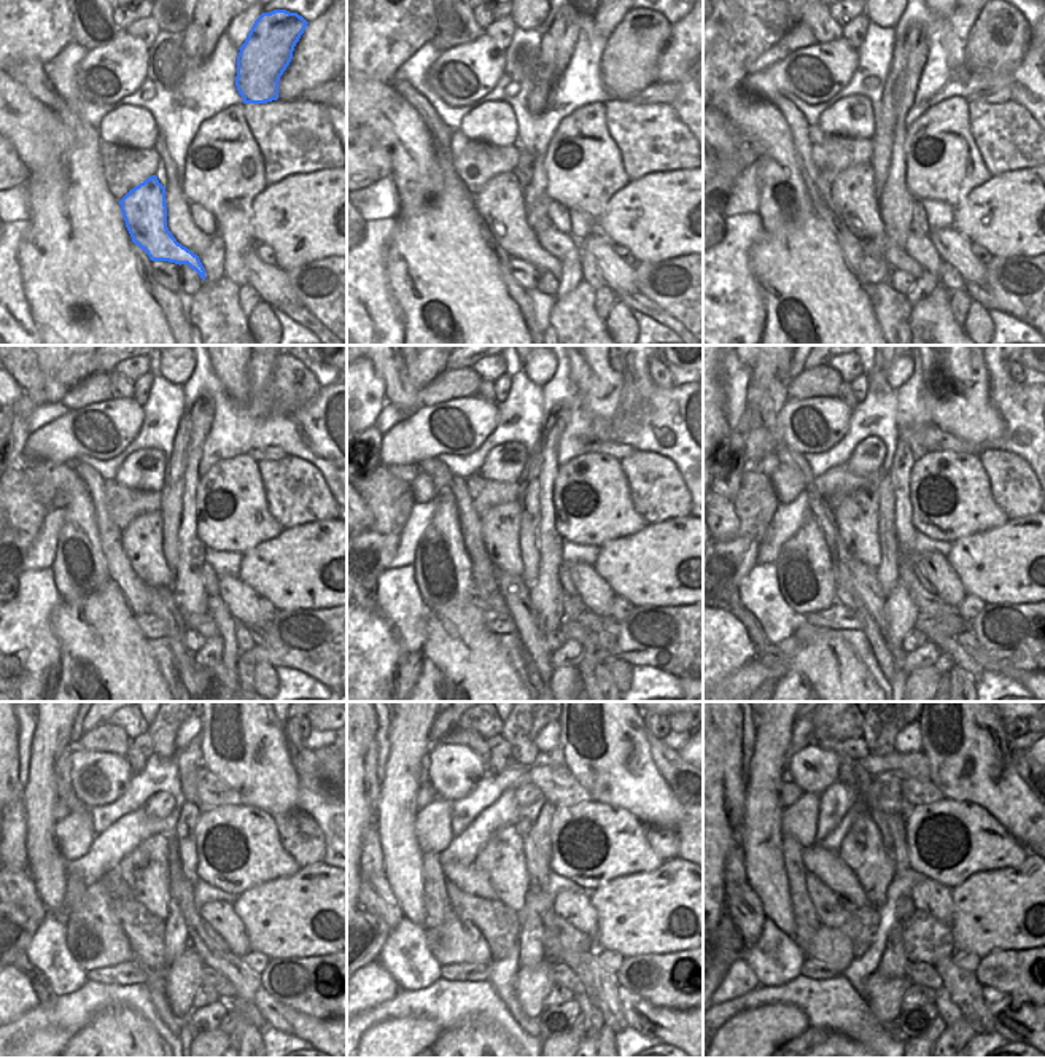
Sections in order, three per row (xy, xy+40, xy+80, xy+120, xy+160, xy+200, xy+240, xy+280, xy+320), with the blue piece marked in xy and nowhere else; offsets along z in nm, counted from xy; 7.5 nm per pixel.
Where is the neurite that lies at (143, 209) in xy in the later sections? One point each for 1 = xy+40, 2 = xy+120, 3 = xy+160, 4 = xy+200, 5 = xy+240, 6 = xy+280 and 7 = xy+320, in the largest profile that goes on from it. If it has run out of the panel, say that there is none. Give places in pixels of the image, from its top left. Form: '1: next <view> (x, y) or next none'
1: next xy+40 (500, 204)
2: next xy+120 (142, 540)
3: next xy+160 (500, 525)
4: next xy+200 (856, 514)
5: next xy+240 (147, 872)
6: next xy+280 (503, 859)
7: next xy+320 (862, 850)

